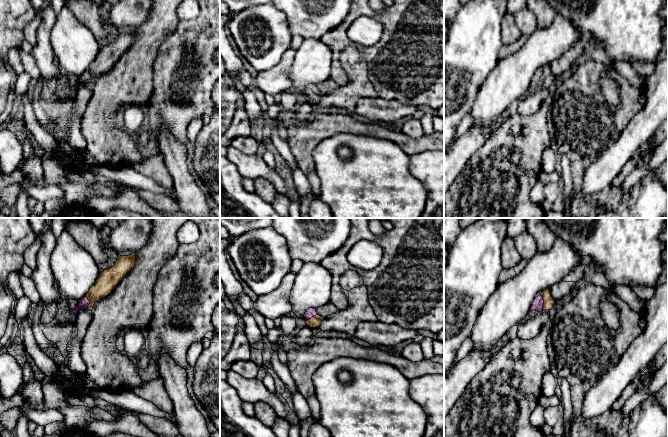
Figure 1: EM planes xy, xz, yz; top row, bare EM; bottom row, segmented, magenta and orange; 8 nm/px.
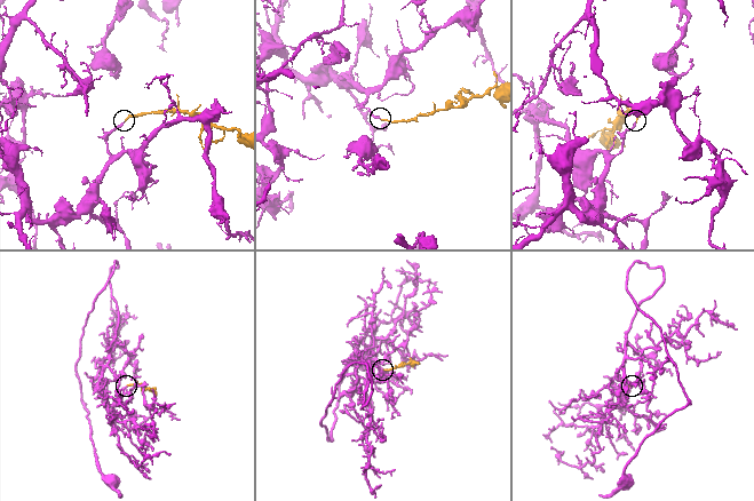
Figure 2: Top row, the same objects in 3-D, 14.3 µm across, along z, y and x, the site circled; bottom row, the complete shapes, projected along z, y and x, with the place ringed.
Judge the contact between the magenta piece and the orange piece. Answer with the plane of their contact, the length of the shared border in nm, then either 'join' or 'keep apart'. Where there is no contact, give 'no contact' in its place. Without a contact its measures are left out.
contact in yz; length 130 nm; join

